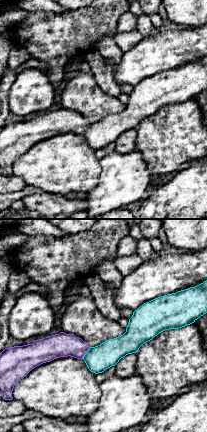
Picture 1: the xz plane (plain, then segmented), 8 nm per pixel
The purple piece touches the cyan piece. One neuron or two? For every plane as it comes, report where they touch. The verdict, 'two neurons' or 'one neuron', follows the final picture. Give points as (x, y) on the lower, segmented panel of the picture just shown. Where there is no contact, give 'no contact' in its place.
contact (86, 352)

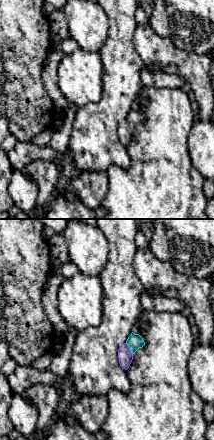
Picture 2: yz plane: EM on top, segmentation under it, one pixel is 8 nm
contact (129, 348)

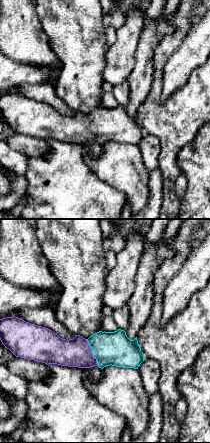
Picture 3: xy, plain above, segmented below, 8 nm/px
contact (91, 352)

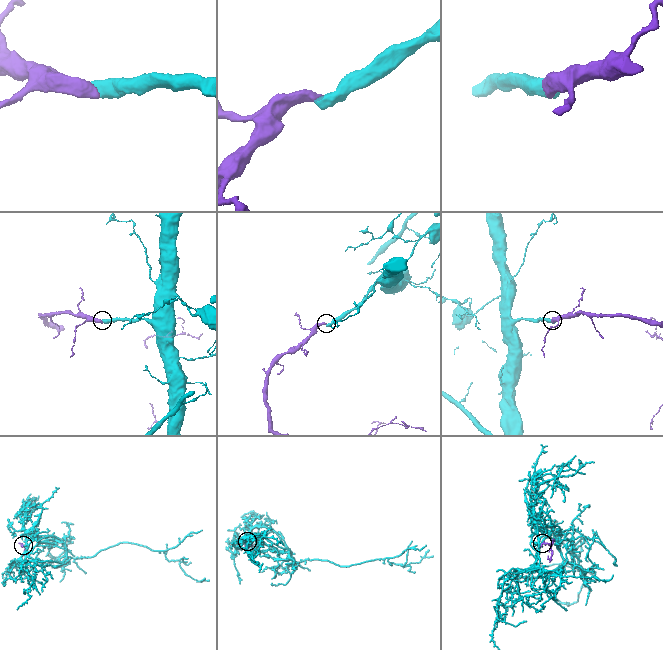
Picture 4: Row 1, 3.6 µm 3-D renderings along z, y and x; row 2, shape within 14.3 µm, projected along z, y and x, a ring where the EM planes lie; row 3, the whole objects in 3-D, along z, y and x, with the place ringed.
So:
one neuron

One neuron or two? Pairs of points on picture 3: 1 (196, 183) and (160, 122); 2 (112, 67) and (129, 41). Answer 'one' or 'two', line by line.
1: two
2: one

